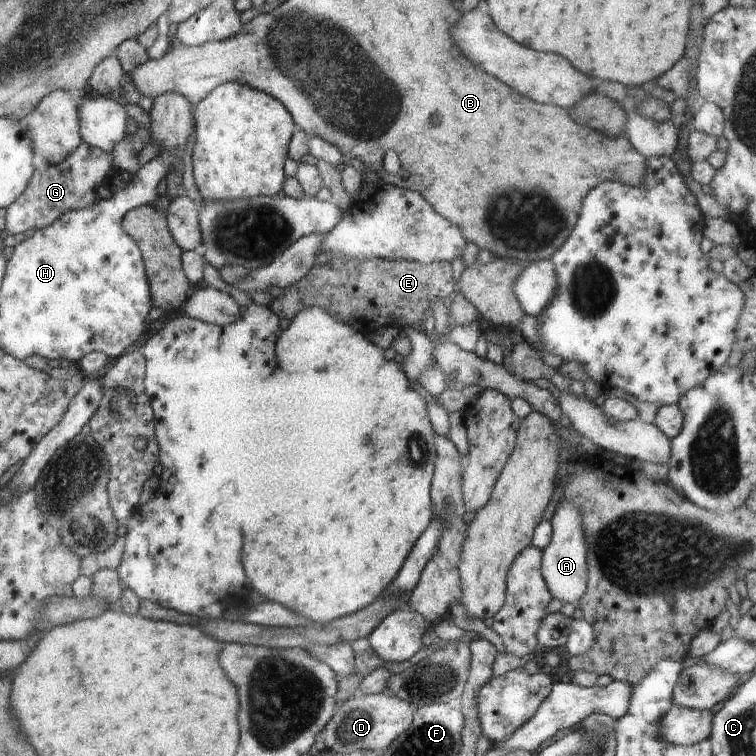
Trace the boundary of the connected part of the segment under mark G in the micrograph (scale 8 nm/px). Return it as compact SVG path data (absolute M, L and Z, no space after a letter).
M83 141L74 150L70 157L66 158L60 165L49 165L48 168L40 168L40 170L35 170L33 176L28 182L28 187L22 192L21 196L18 196L14 200L11 206L5 209L5 235L17 235L20 233L28 232L28 230L43 230L44 228L50 227L58 218L63 215L70 213L71 211L78 211L81 209L86 209L91 206L94 202L97 202L98 188L104 186L107 177L113 172L114 167L112 161L112 152L102 151L97 147L89 146Z

